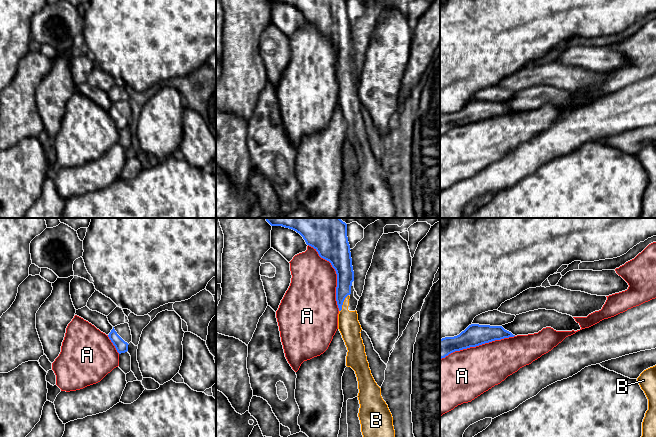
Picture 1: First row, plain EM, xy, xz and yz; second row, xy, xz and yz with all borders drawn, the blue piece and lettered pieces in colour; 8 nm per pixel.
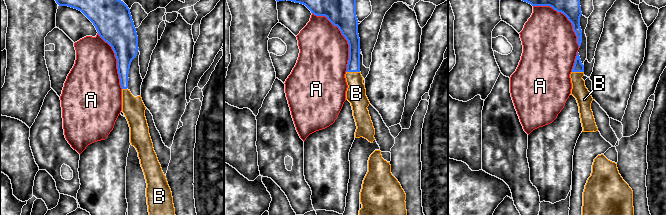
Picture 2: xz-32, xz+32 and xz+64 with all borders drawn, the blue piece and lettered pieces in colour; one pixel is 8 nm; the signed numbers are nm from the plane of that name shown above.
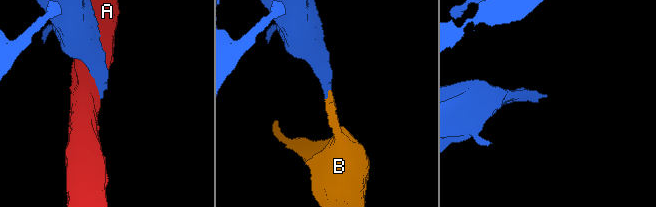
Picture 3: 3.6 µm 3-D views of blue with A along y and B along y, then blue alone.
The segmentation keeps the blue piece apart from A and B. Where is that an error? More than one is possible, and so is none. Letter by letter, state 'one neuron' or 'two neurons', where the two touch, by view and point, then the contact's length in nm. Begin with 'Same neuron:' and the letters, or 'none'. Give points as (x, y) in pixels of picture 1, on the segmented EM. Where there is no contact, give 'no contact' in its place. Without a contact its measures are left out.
Same neuron: B
A: two neurons | yz (477, 345) | 650 nm
B: one neuron | xz (342, 303) | 160 nm

